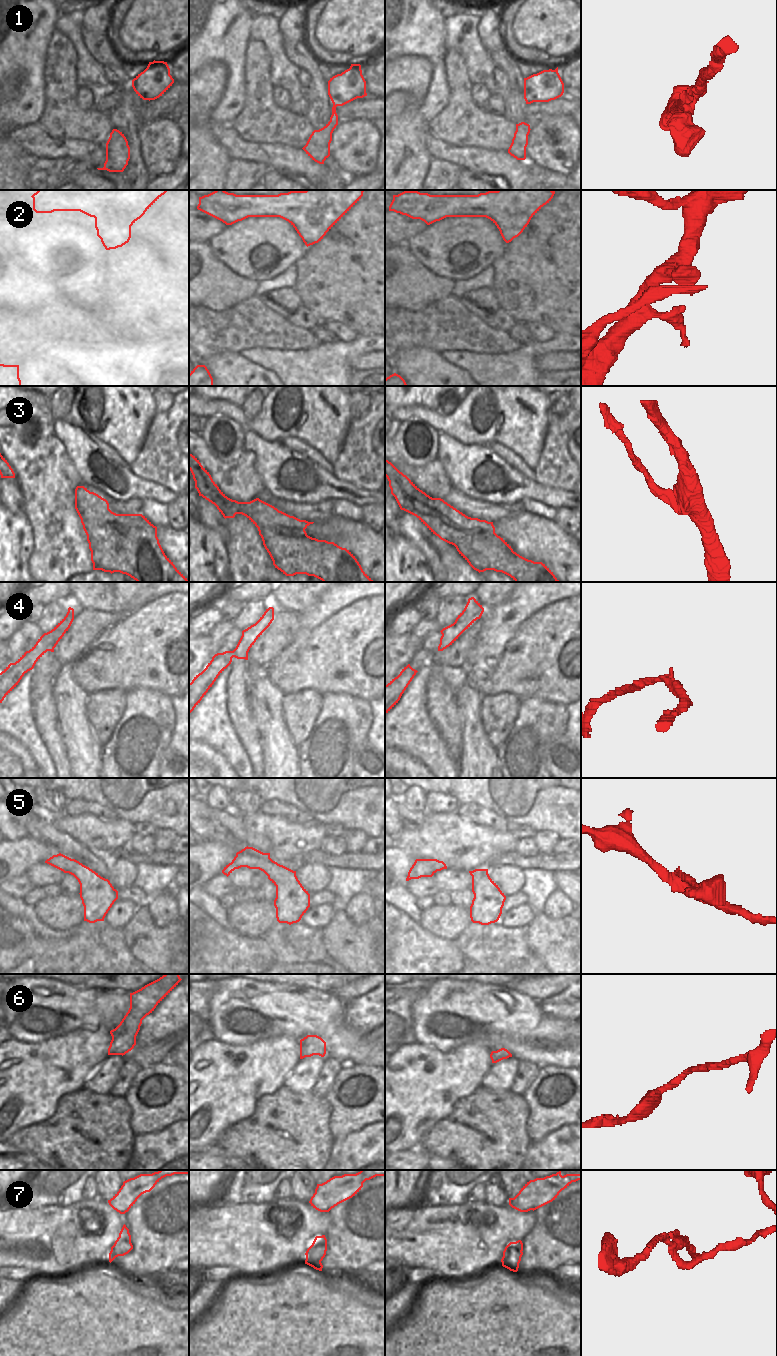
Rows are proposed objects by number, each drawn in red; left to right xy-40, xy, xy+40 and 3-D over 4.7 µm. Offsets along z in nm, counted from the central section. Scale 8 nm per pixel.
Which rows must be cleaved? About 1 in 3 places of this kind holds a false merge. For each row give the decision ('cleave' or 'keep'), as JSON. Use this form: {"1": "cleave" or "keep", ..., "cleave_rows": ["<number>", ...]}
{"1": "keep", "2": "cleave", "3": "cleave", "4": "cleave", "5": "keep", "6": "keep", "7": "cleave", "cleave_rows": ["2", "3", "4", "7"]}

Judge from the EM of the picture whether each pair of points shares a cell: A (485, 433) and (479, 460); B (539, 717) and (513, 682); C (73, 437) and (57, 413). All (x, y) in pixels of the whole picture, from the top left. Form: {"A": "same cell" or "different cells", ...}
{"A": "different cells", "B": "different cells", "C": "different cells"}

